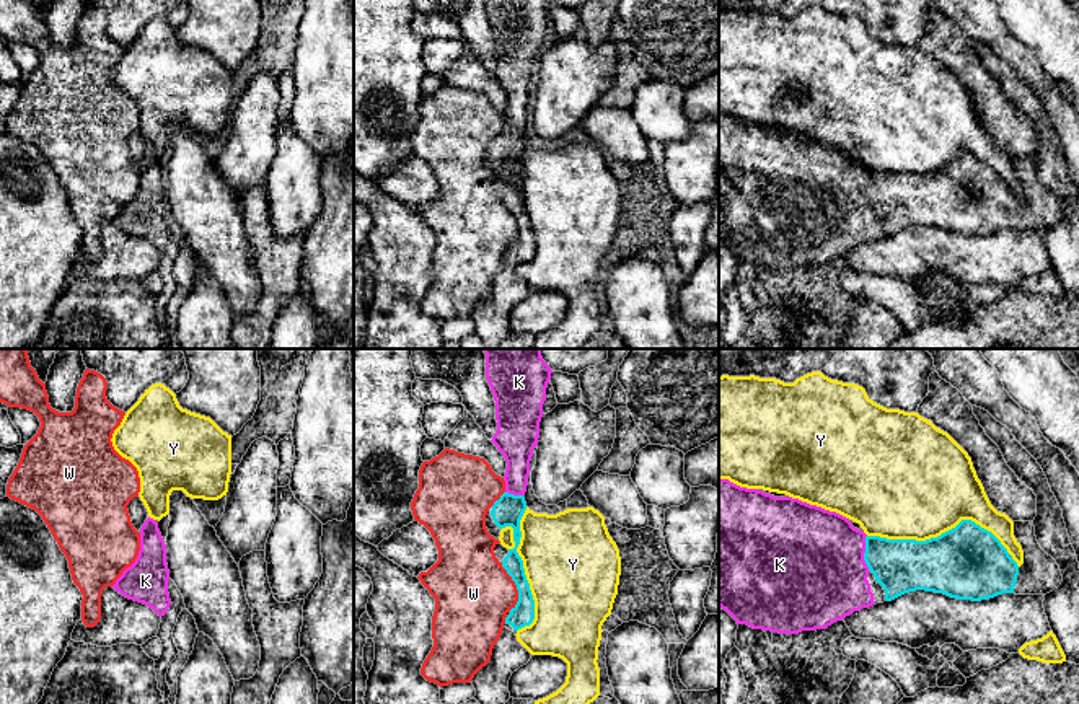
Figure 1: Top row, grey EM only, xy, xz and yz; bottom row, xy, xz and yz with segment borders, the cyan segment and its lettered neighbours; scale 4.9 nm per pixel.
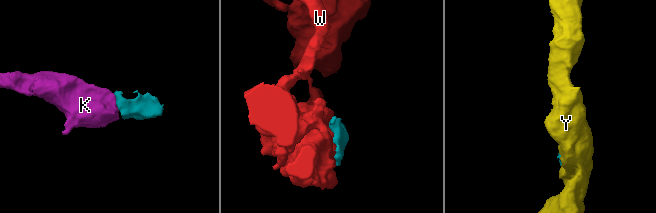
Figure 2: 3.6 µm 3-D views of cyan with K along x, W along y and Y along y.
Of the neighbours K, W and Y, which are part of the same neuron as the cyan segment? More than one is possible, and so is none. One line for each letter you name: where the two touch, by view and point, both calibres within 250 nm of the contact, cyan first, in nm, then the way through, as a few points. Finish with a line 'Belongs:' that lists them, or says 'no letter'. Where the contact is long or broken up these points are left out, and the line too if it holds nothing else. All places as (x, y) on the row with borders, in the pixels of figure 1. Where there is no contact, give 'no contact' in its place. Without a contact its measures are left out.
K: yz (864, 553) | 280/500 nm | across yz (900, 566), (879, 554), (864, 553), (814, 558)
Belongs: K

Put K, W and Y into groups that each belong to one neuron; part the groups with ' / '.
K / W / Y

